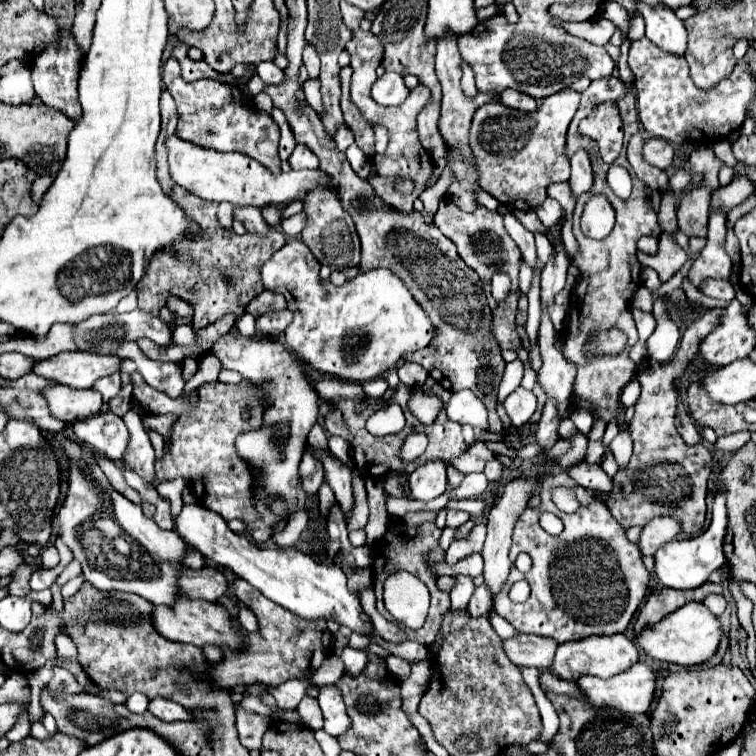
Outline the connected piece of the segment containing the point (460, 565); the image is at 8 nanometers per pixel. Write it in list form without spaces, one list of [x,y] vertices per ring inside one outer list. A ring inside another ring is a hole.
[[[472,553],[464,559],[460,559],[458,563],[454,565],[446,565],[446,563],[440,563],[440,565],[434,565],[432,567],[434,575],[468,575],[468,577],[476,577],[482,573],[482,555],[480,553]]]

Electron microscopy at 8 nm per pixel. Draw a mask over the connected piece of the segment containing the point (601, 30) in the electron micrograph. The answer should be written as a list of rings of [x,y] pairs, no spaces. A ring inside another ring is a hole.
[[[552,17],[552,20],[564,27],[570,35],[582,37],[582,39],[594,43],[594,45],[606,45],[616,31],[614,25],[604,17],[592,17],[592,19],[582,22],[562,21],[554,17]]]

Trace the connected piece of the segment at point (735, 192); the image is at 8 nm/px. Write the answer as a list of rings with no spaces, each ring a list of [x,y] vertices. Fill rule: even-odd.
[[[736,175],[730,185],[720,187],[712,193],[712,207],[718,205],[728,211],[738,203],[746,201],[752,193],[754,193],[754,181],[750,181],[748,175]]]

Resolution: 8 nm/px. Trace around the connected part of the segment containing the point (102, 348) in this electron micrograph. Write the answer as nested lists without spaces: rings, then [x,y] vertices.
[[[134,309],[130,313],[102,313],[102,315],[92,315],[82,323],[74,325],[74,341],[78,351],[88,351],[88,353],[98,353],[98,355],[114,355],[114,351],[126,343],[126,341],[138,341],[138,339],[150,339],[158,345],[168,345],[170,343],[170,331],[164,321],[150,313],[142,313],[142,309]]]

